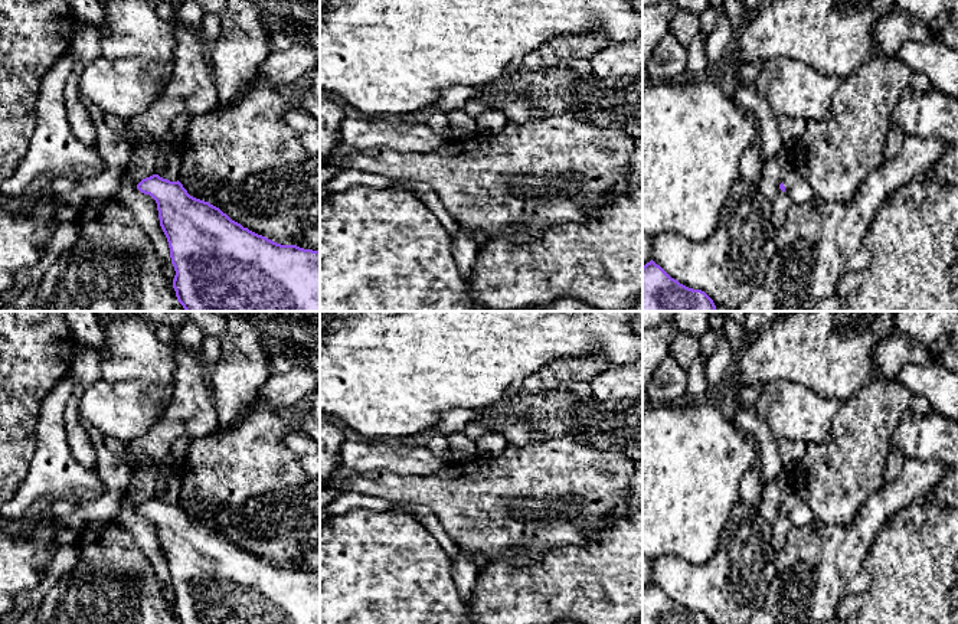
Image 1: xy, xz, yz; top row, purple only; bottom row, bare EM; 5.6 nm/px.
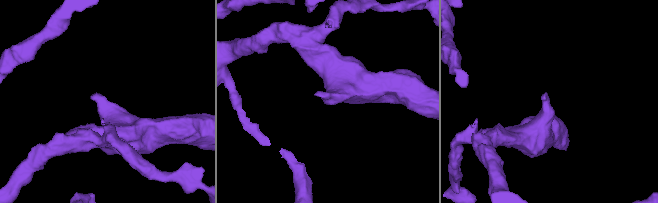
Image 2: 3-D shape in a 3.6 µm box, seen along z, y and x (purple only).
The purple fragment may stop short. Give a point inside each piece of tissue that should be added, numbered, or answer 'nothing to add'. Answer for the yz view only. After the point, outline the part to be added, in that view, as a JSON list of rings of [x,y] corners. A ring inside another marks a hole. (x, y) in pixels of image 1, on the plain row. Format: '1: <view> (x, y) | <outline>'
1: yz (797, 510) | [[[788,489],[782,499],[787,517],[794,526],[804,526],[814,519],[811,509],[798,494],[798,491]]]

